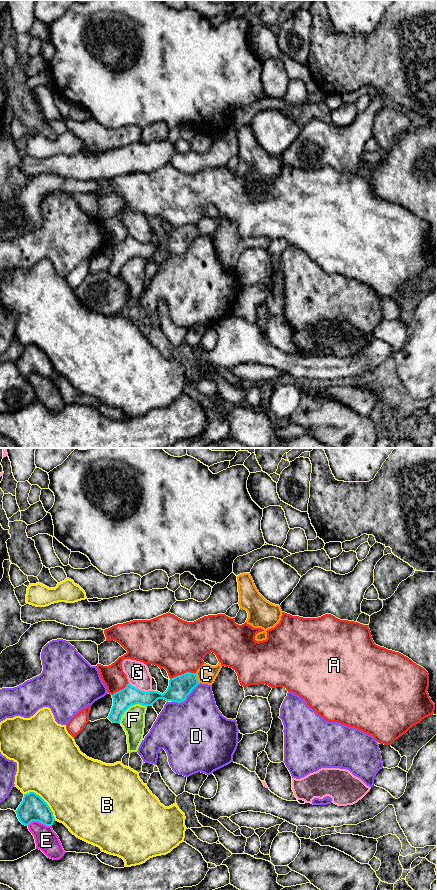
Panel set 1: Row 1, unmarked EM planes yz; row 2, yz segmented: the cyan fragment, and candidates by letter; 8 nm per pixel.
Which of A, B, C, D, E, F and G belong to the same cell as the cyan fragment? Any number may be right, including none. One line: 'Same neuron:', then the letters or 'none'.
Same neuron: none

